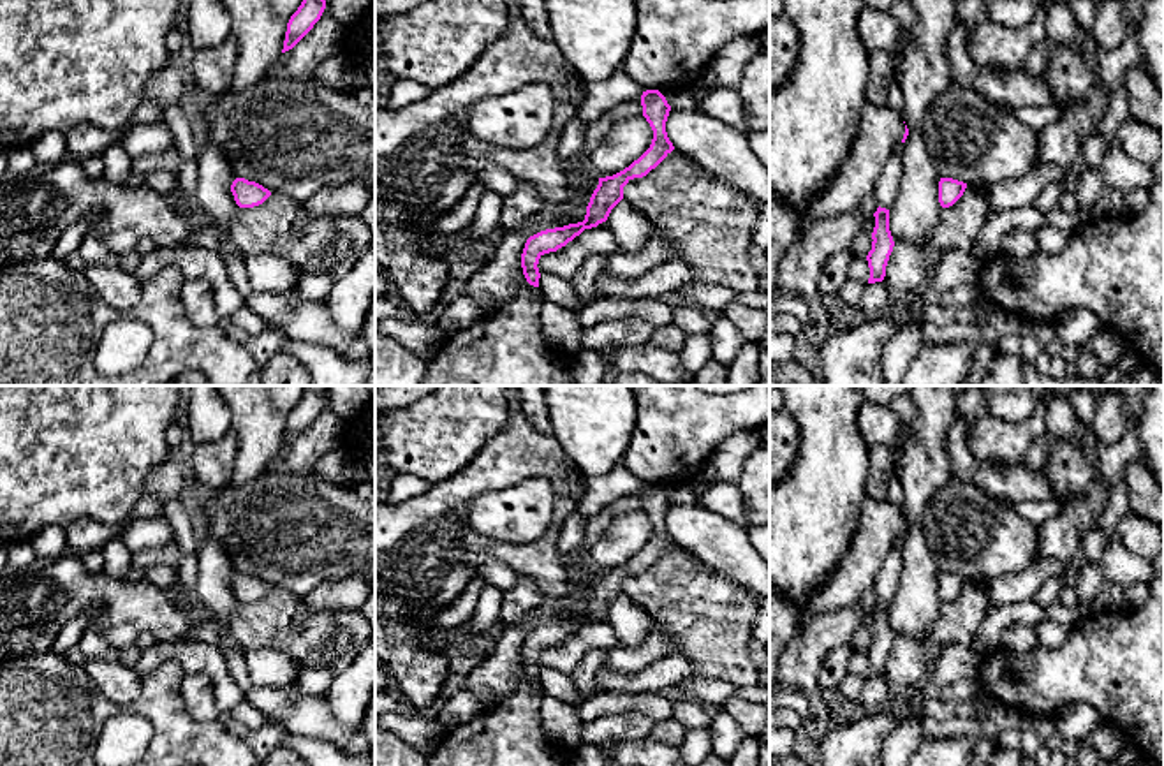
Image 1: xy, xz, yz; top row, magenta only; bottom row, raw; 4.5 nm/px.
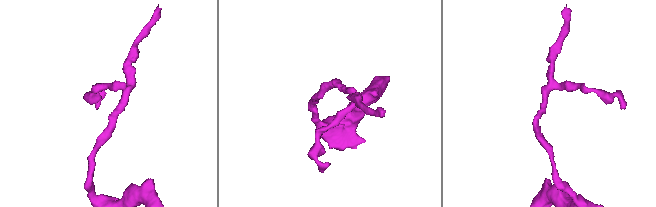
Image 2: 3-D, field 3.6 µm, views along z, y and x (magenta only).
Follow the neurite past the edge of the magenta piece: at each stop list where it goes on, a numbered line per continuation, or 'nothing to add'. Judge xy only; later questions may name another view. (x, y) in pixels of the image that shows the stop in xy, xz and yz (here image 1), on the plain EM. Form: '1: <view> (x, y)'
nothing to add

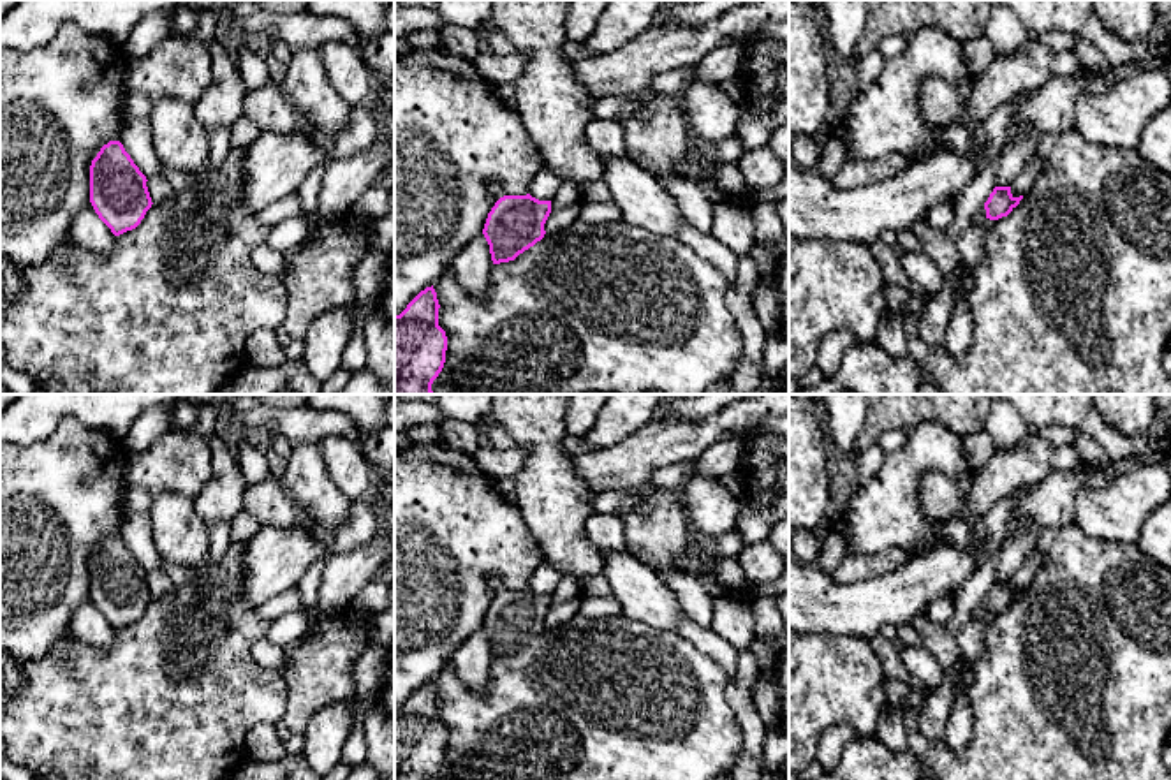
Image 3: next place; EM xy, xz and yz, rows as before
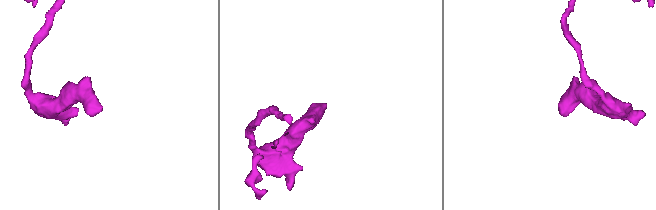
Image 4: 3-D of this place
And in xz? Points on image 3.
nothing to add

